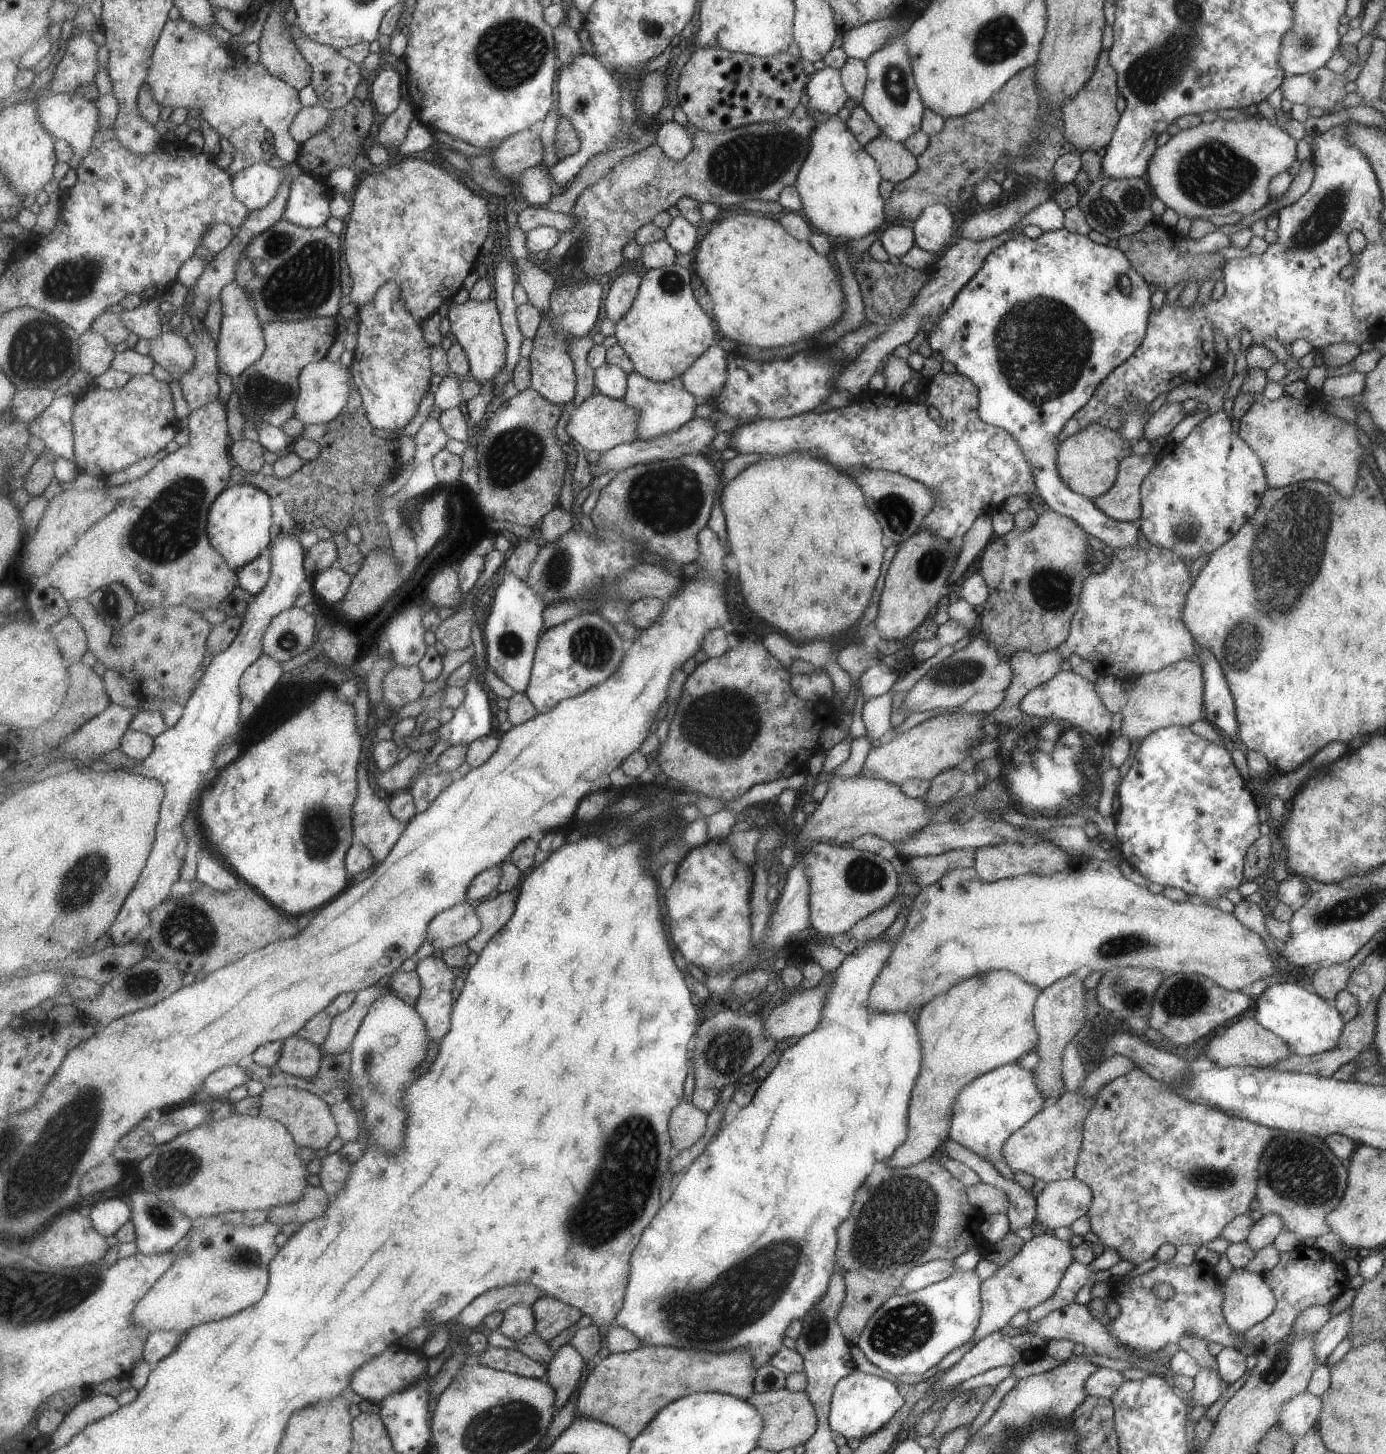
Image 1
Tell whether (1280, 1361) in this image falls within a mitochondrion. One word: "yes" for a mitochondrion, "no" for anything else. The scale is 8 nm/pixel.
yes

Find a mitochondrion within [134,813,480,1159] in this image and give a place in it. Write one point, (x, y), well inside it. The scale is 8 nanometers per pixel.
(187, 929)

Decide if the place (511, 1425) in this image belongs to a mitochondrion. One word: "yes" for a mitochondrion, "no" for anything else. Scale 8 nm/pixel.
yes

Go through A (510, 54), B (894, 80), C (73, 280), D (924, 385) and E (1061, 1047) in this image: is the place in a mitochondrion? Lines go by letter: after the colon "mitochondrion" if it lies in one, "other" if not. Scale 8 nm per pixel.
A: mitochondrion
B: mitochondrion
C: mitochondrion
D: other
E: other

